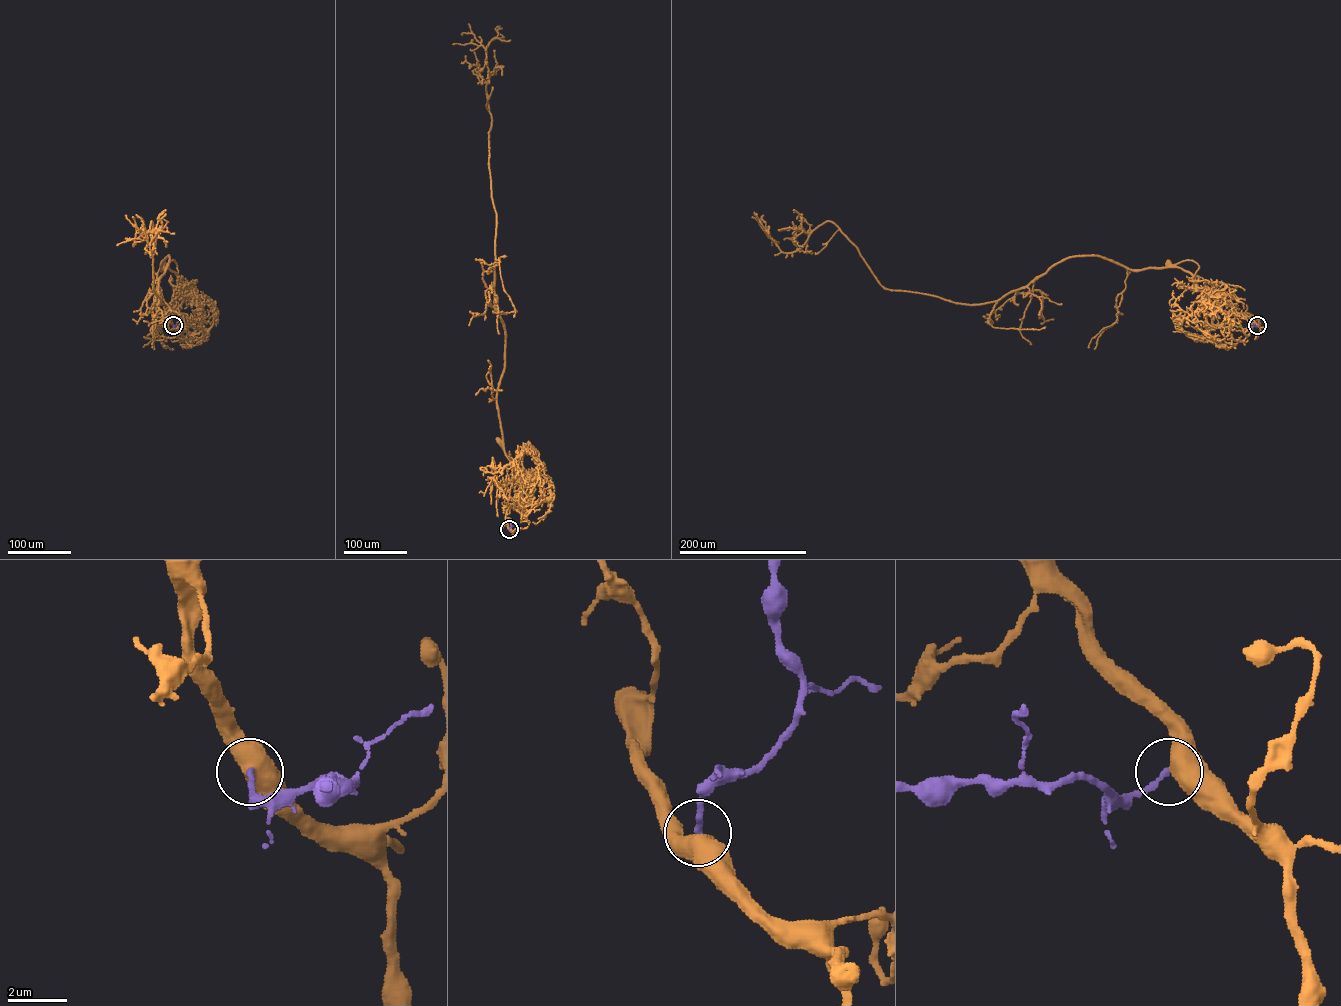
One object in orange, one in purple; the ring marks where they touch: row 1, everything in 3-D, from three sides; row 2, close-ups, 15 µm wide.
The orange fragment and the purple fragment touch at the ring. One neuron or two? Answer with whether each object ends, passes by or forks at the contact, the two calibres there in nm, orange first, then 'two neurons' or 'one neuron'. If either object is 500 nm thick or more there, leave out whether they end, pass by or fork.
550 nm thick on the orange side, 180 nm on the other; one neuron

